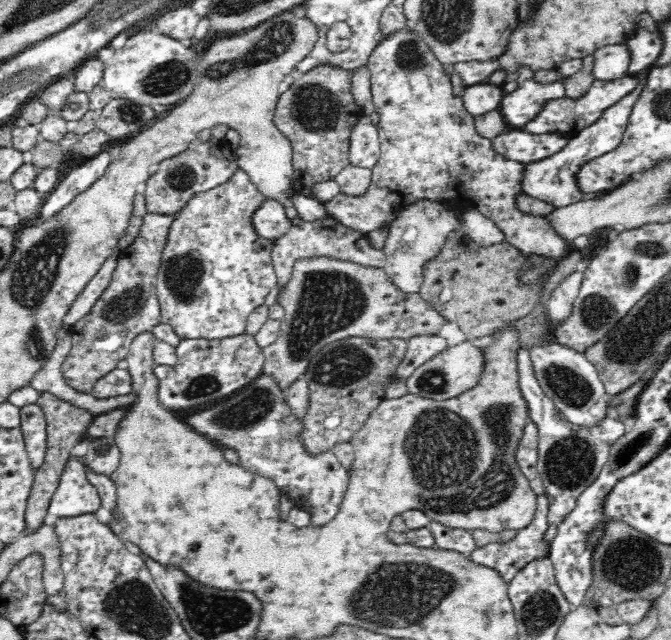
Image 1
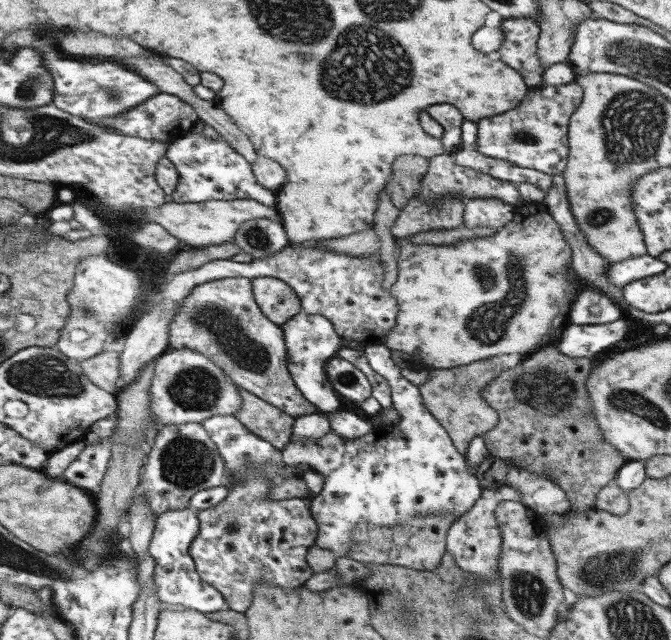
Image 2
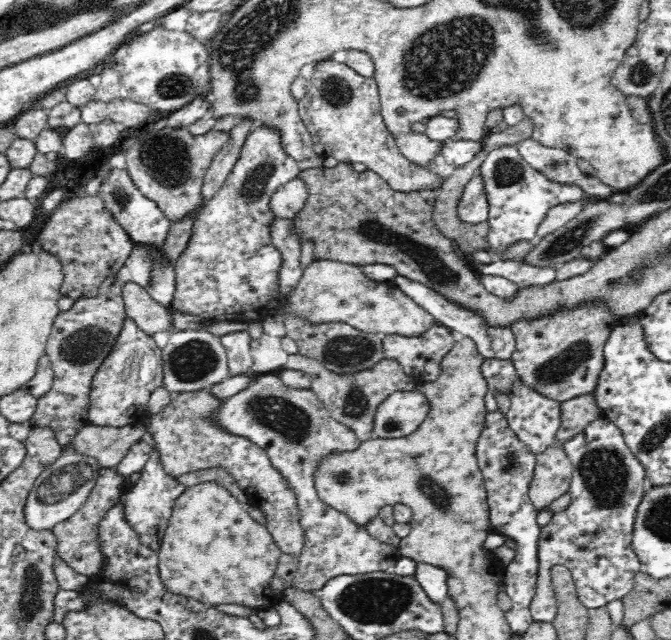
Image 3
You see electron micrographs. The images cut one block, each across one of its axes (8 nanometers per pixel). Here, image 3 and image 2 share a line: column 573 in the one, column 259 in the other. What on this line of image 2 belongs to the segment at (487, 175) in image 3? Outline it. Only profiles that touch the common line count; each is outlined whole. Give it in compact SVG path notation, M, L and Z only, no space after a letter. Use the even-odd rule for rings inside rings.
M192 129L170 144L167 156L179 170L179 185L171 194L174 202L188 204L252 199L271 208L278 207L279 192L261 186L248 158L237 152L225 138L211 140L203 132Z

